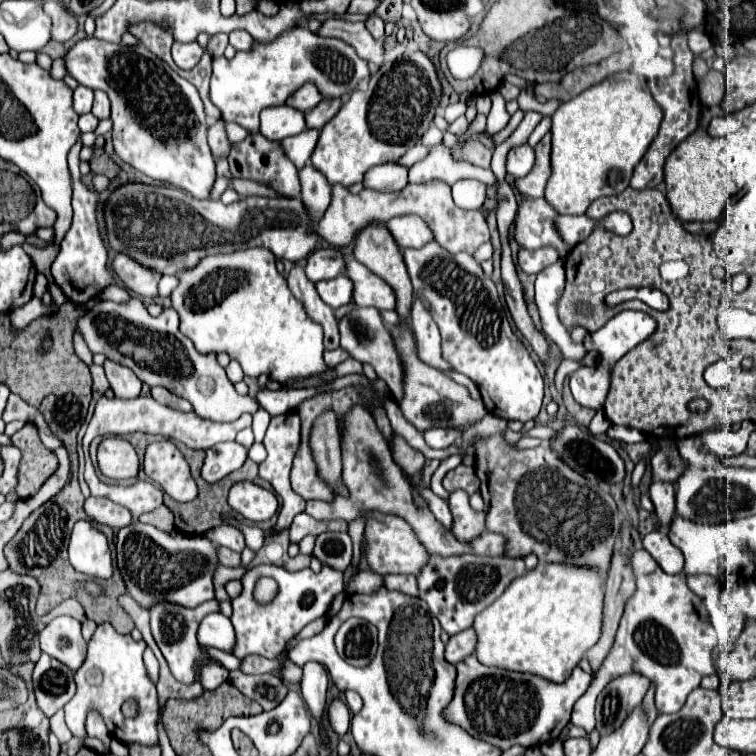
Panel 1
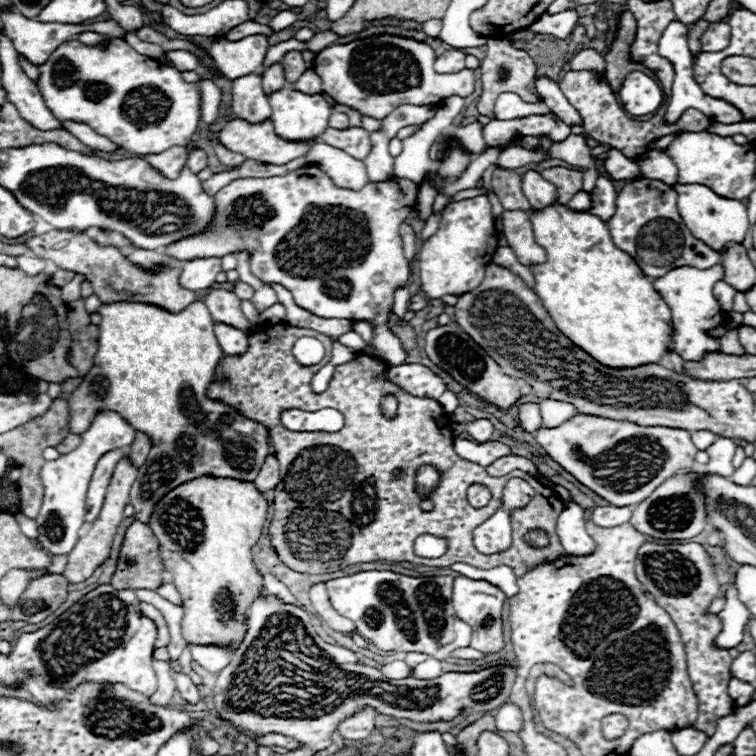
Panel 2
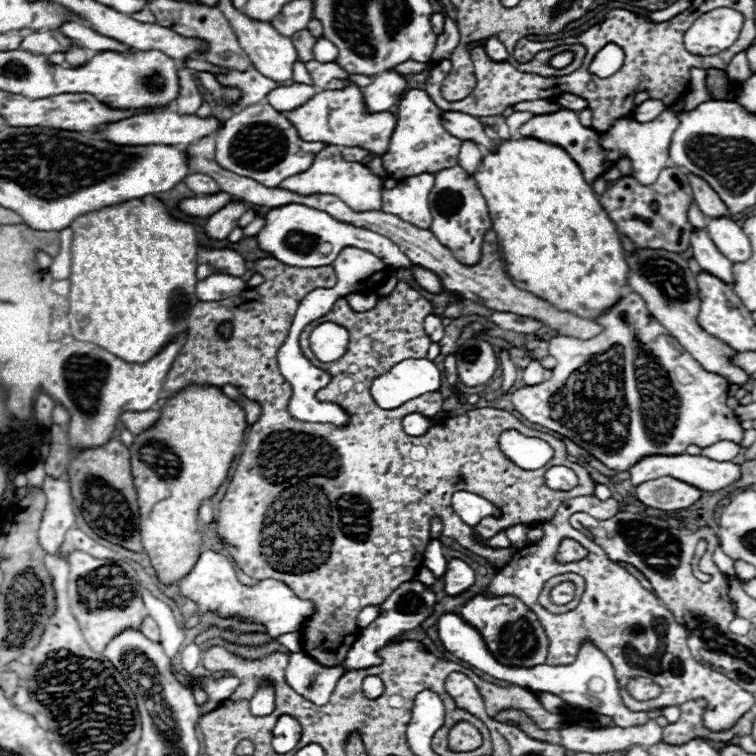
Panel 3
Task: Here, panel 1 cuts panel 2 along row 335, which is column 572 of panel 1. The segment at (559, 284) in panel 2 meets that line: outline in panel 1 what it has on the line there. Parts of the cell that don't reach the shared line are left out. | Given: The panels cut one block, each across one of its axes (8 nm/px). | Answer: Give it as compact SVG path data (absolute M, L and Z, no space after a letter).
M538 562L534 570L512 580L504 594L476 616L478 660L562 682L602 636L604 582L606 578L594 566Z

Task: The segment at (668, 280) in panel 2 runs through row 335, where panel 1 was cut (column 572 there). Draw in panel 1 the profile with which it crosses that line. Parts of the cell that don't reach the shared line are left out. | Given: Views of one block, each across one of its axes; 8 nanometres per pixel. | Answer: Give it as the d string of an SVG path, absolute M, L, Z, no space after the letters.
M476 654L458 662L456 670L458 678L454 700L446 708L446 718L460 724L472 736L502 750L508 750L514 744L530 748L556 740L564 726L570 722L574 702L578 700L578 696L584 694L592 680L592 674L576 666L568 680L556 684L536 674L522 674L498 666L480 664L476 660Z

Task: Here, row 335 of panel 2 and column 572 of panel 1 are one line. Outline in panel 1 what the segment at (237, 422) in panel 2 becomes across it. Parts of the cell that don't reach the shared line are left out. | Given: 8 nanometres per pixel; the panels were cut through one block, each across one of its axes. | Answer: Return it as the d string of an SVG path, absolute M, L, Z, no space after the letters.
M618 72L586 88L576 98L564 102L552 114L552 176L546 186L546 200L560 214L584 214L600 196L614 196L630 186L632 172L642 160L652 140L658 136L662 108L650 96L646 80L634 72Z

